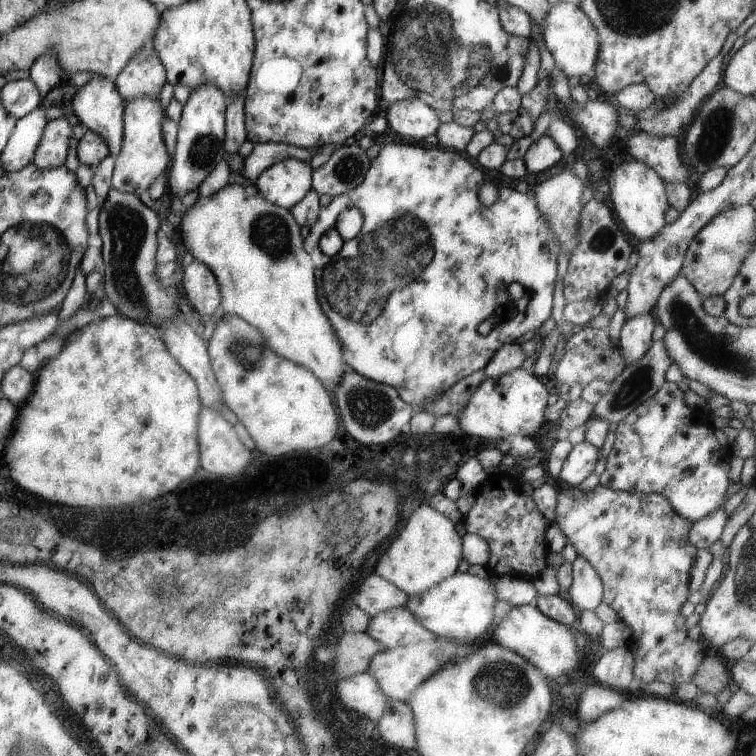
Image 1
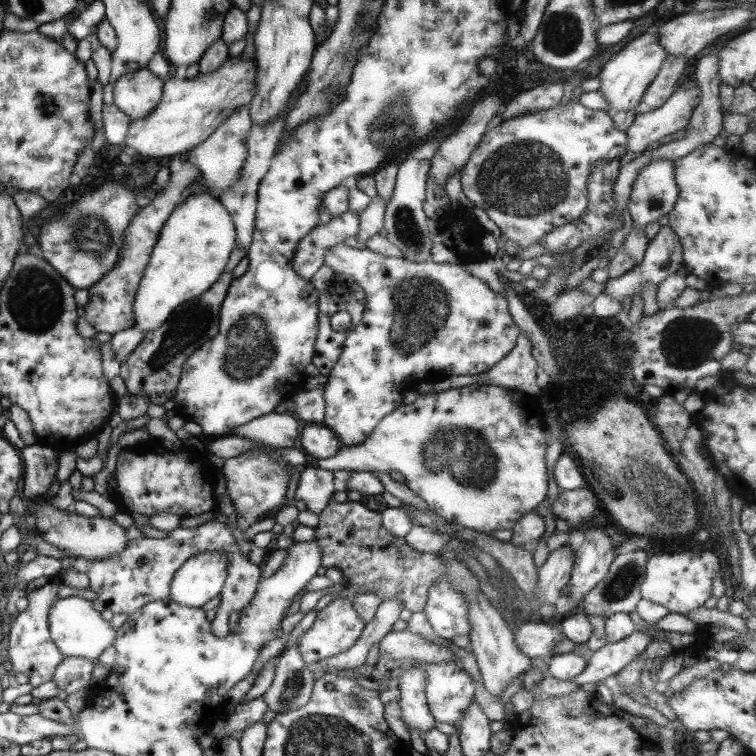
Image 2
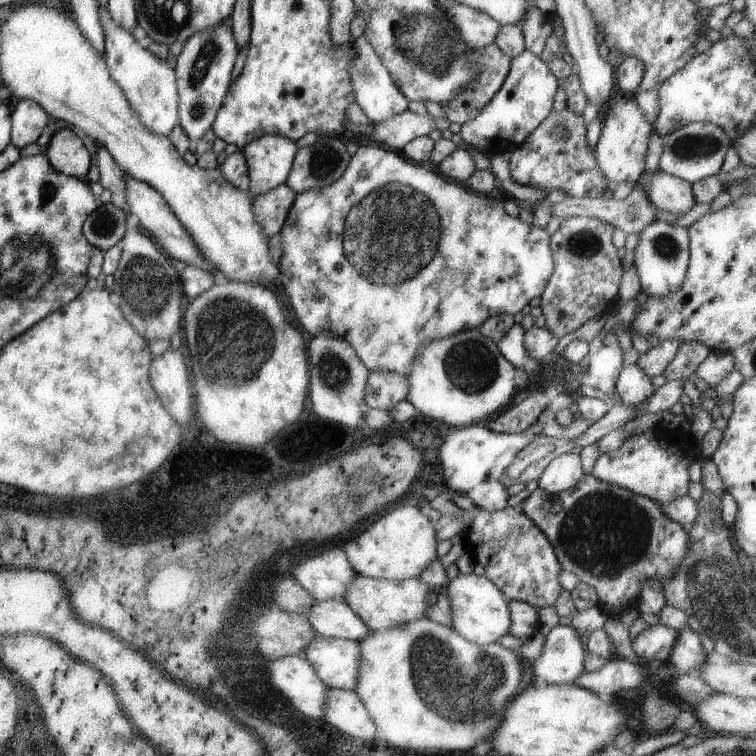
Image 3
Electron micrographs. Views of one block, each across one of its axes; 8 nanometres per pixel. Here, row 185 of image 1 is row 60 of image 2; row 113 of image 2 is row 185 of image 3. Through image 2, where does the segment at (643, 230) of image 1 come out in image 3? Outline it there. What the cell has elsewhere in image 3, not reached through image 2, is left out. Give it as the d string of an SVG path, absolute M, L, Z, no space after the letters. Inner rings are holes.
M624 94L622 97L624 100L621 98L608 108L593 149L595 162L610 186L621 182L627 182L627 184L630 182L633 185L637 183L637 178L644 172L648 138L652 129L649 122L643 118L634 95Z

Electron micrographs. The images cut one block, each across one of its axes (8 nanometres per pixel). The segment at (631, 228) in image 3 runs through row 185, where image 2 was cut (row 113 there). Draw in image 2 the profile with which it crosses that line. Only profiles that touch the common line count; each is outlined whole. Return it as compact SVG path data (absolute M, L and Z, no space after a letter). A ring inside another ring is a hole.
M667 56L657 75L645 88L641 100L633 108L634 114L643 114L659 108L678 86L677 79L685 68L685 56Z

